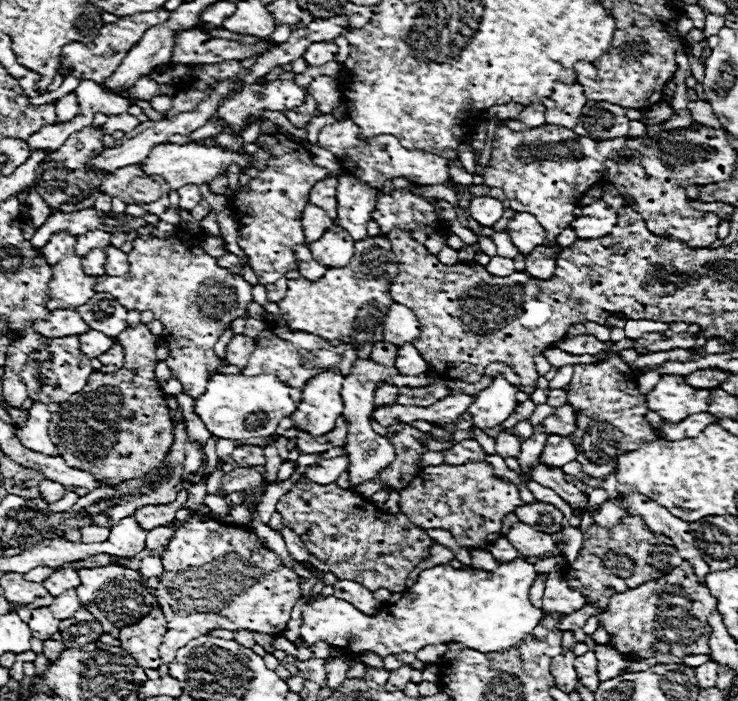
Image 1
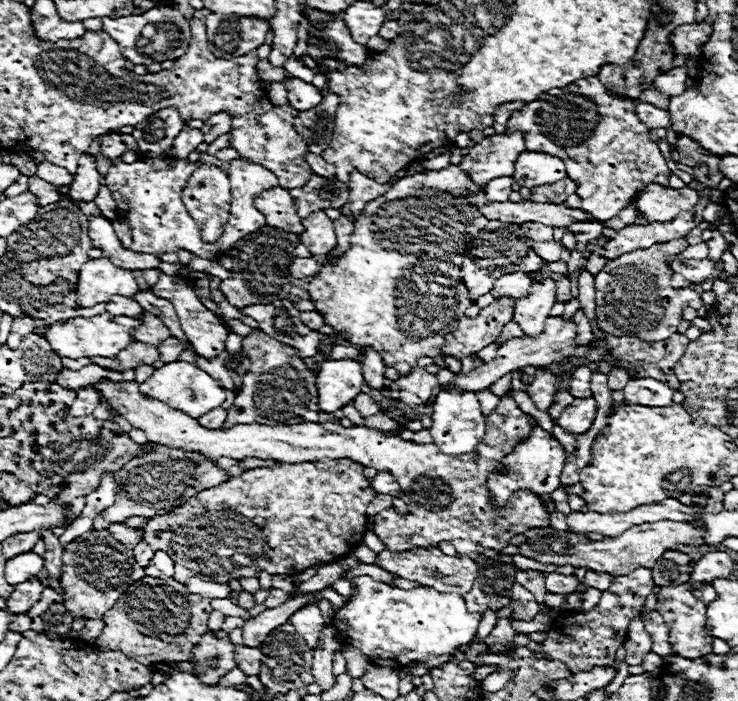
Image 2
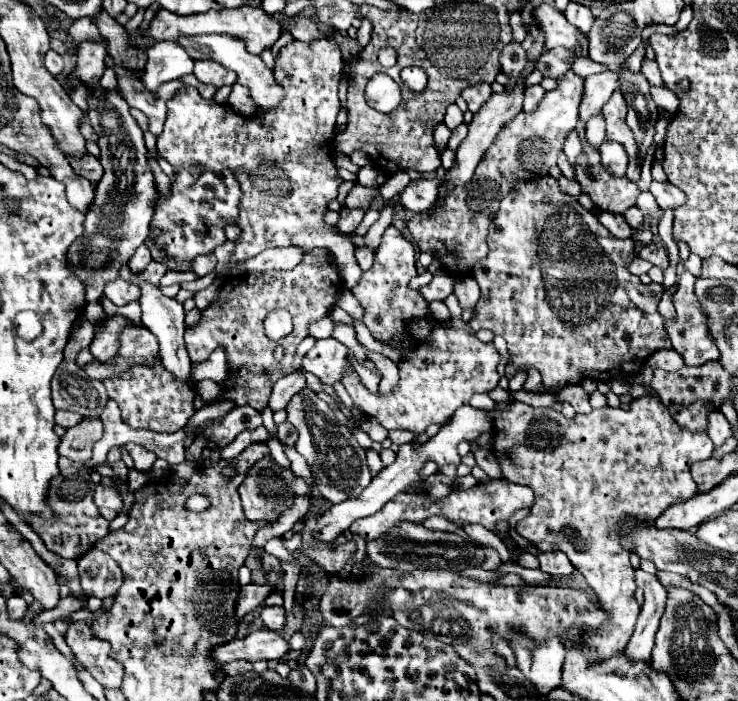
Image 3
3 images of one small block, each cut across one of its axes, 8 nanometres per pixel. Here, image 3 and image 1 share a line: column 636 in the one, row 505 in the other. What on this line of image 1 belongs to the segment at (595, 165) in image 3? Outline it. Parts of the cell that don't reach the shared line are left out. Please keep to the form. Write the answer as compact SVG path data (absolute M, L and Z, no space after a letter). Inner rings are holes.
M202 480L200 484L188 488L188 502L186 502L186 506L188 506L190 510L196 510L196 506L204 502L204 496L206 496L206 494L208 494L208 492L206 492L206 482Z

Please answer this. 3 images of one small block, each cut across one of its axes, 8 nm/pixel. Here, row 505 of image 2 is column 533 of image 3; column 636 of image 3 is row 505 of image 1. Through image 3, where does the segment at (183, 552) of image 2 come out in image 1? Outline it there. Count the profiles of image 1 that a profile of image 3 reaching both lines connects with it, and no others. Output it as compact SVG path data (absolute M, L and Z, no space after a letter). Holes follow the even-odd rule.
M300 478L292 490L280 498L276 510L282 514L284 524L302 534L304 546L312 556L330 562L330 572L338 580L358 582L370 592L378 588L404 592L408 574L418 562L428 558L430 546L434 544L426 530L414 526L406 514L386 514L366 498L336 484L318 486Z

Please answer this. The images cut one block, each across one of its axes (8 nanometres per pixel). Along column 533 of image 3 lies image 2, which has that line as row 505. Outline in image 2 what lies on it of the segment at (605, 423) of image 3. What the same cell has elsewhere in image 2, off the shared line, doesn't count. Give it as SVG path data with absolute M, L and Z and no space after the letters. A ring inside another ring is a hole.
M98 380L94 388L108 400L114 410L122 418L126 418L134 428L142 430L148 436L148 442L164 444L170 448L182 448L190 452L200 452L212 460L226 456L226 458L262 458L262 460L278 460L278 462L324 462L326 458L350 458L362 466L376 468L378 472L390 472L400 488L402 494L416 500L406 502L408 514L402 516L396 524L376 524L374 518L374 532L386 544L390 552L406 552L414 548L436 546L442 540L454 544L460 556L468 556L476 560L484 550L502 550L508 546L508 540L516 534L522 534L530 528L544 528L550 526L550 514L546 512L540 496L518 490L512 494L508 504L502 510L494 510L488 502L486 478L492 470L498 468L500 460L512 452L512 448L520 442L520 438L528 436L532 426L528 422L528 414L524 414L516 402L506 396L500 400L496 410L486 418L486 434L480 446L476 446L470 454L448 456L438 450L434 444L416 444L402 440L394 434L382 434L378 430L366 426L352 426L344 428L338 422L304 422L294 426L264 426L264 424L236 424L228 430L208 430L198 424L196 418L182 414L166 406L164 402L146 398L140 394L138 382L112 382L112 380ZM446 502L446 504L444 504ZM386 526L386 532L384 532ZM506 530L506 536L496 536Z

